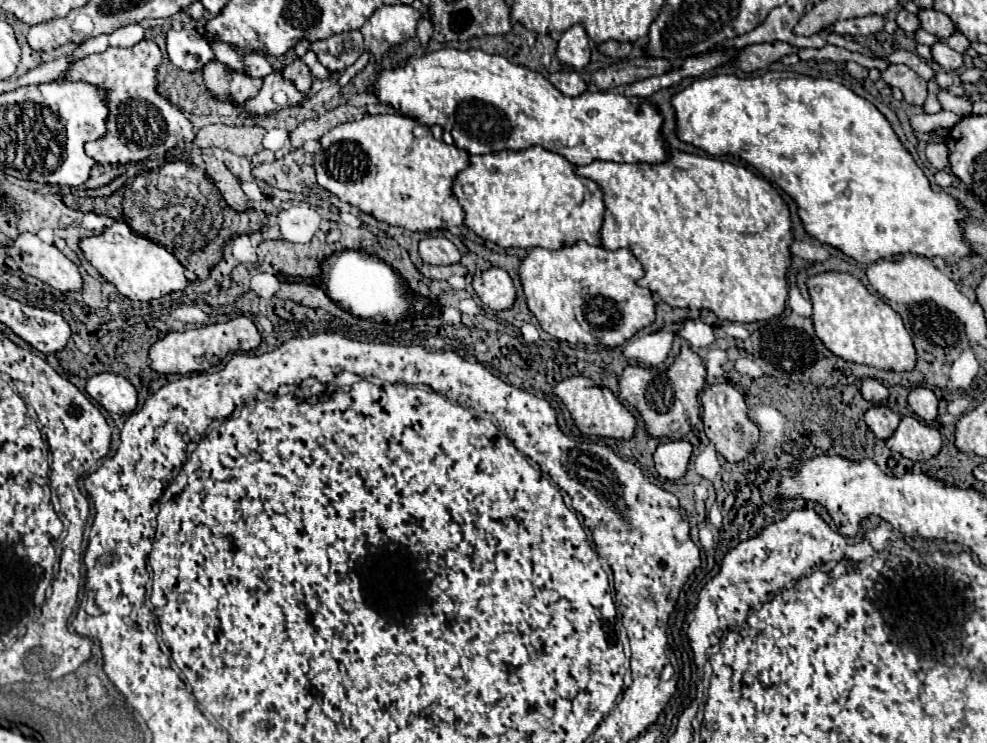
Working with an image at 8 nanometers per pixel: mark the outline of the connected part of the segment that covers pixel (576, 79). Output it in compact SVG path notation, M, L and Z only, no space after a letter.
M560 71L550 75L550 83L568 97L578 97L580 93L588 91L588 83L576 71Z

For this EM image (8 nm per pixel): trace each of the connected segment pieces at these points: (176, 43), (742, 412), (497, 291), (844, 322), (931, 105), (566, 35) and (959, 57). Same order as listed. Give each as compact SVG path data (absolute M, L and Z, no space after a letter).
M194 29L186 31L168 31L168 57L170 63L184 71L200 71L216 55L210 43Z
M726 383L708 385L702 391L702 421L704 421L706 437L714 443L716 451L728 463L744 461L752 453L754 445L758 443L758 427L748 419L744 397L732 385L726 385Z
M490 267L488 271L476 275L474 291L482 299L482 303L494 311L506 311L516 301L516 289L512 277L500 267Z
M822 273L808 279L814 305L814 327L822 343L844 361L870 365L886 371L912 371L916 349L902 317L880 297L872 295L856 277L848 273Z
M928 85L928 99L924 103L926 113L938 113L942 109L938 99L936 99L936 93L938 93L938 85Z
M574 25L562 33L556 57L564 67L572 67L576 71L584 69L584 65L590 61L590 41L582 25Z
M936 43L932 47L932 57L938 65L942 65L946 71L954 71L964 63L964 55L950 49L946 43Z

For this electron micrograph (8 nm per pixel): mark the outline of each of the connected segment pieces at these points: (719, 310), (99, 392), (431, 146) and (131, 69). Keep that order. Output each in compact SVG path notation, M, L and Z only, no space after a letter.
M672 151L666 163L660 165L648 165L648 163L606 163L606 161L594 161L584 167L576 167L576 173L588 179L594 179L602 191L604 191L604 203L606 203L606 217L602 227L602 245L606 249L620 249L626 247L634 253L634 257L644 265L644 281L638 281L640 287L650 289L656 293L664 303L672 307L682 309L708 309L714 311L722 321L740 321L740 323L754 323L754 321L766 321L772 317L782 315L786 297L788 297L788 285L786 285L786 273L790 267L790 245L794 241L792 235L792 221L790 221L790 209L780 197L780 193L766 181L748 171L746 167L732 165L728 161L712 159L712 157L698 157L690 153Z
M100 373L88 379L86 391L94 401L98 401L108 413L128 415L138 405L138 393L134 385L124 379L122 375L114 373Z
M402 113L394 115L368 115L360 121L342 123L328 131L322 139L322 149L314 155L318 185L328 189L340 201L346 201L360 211L376 217L382 223L404 227L410 231L438 231L448 227L458 227L464 223L464 209L452 193L456 173L468 167L470 155L454 145L436 141L430 133L430 127L406 117Z
M140 41L130 49L108 47L102 53L86 55L70 65L64 75L66 81L84 81L92 87L106 91L108 101L108 133L100 141L88 141L84 145L88 157L98 165L124 165L132 161L142 161L152 155L168 153L178 145L178 141L194 141L192 123L186 115L174 107L166 97L156 91L156 69L162 63L162 53L154 41Z

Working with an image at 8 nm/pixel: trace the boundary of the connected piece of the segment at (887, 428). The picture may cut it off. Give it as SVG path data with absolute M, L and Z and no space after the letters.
M874 405L866 411L864 421L878 439L886 441L896 431L896 427L900 423L900 415L894 413L892 409L888 409L886 405Z

